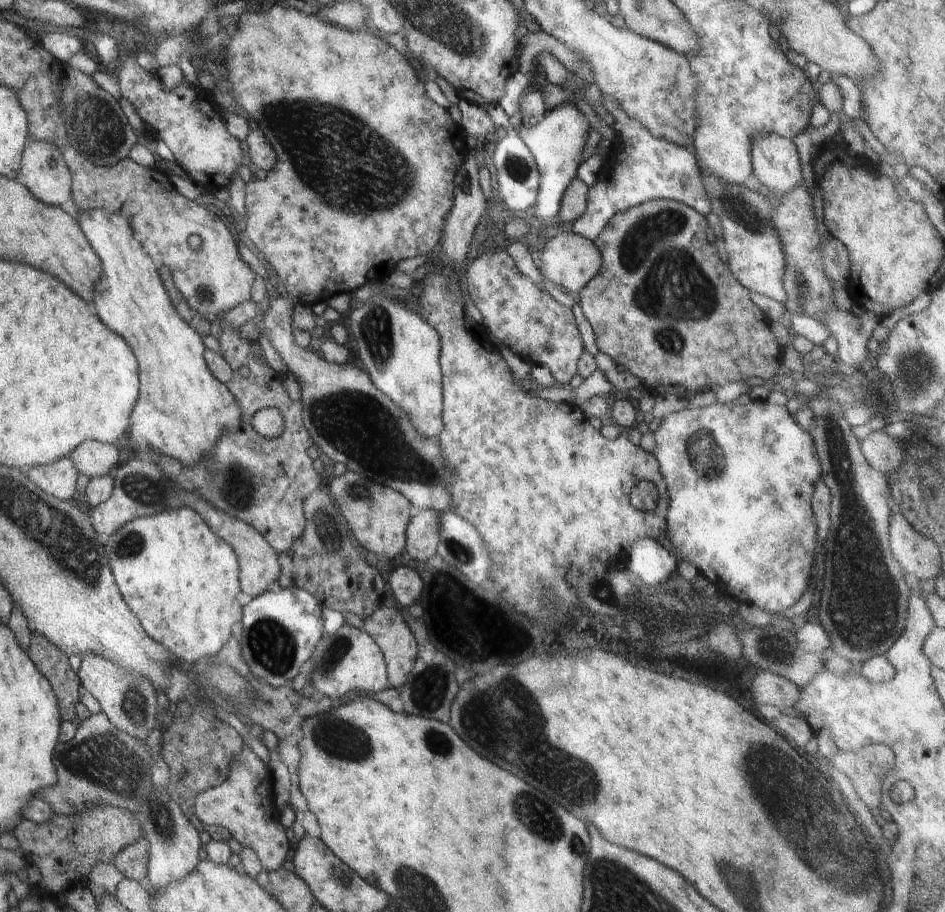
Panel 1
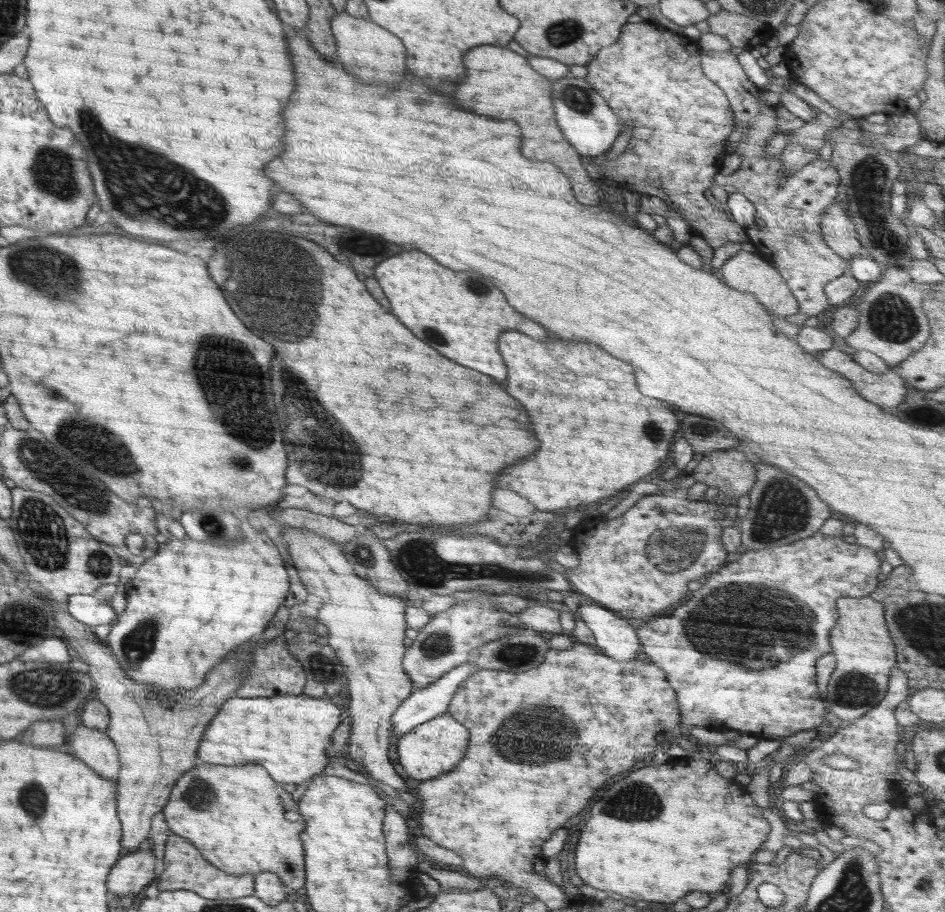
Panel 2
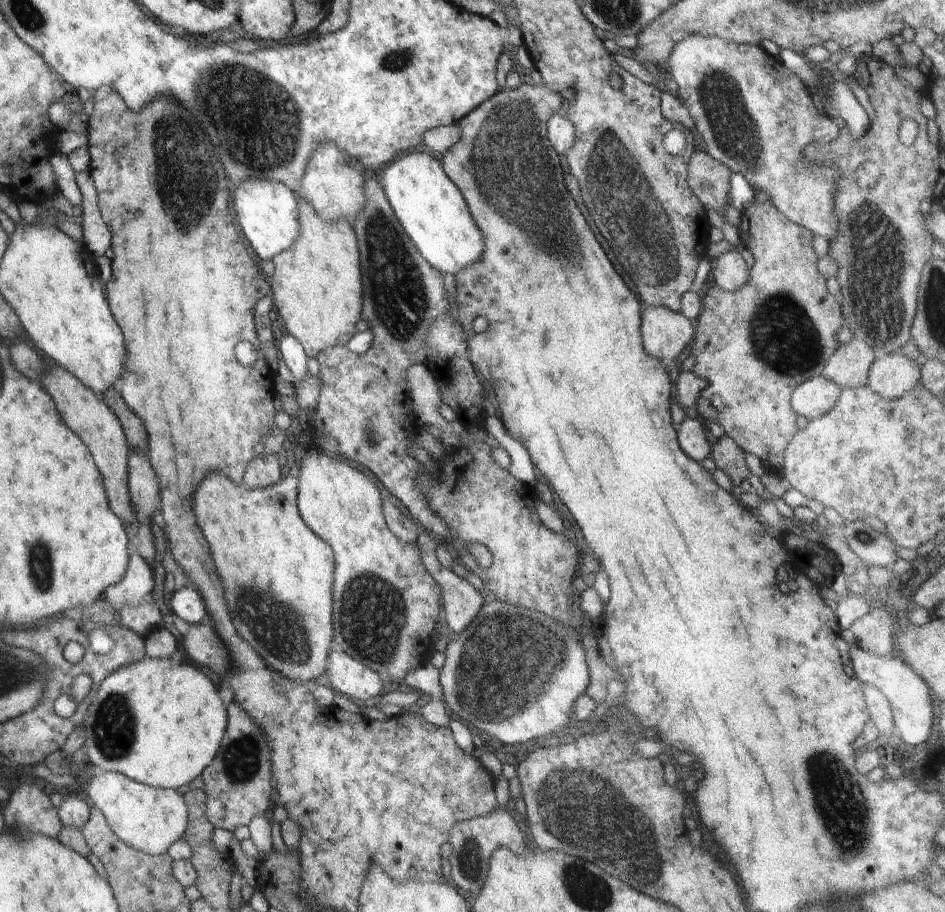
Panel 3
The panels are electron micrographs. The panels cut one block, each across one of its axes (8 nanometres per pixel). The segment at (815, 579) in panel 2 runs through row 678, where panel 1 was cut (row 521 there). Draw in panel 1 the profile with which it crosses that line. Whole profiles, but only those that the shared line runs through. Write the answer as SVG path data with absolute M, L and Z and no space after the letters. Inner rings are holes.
M767 401L746 403L746 406L740 406L740 404L714 404L714 406L711 405L706 408L698 409L688 407L682 411L668 413L662 418L659 428L654 433L656 446L653 453L657 458L660 472L665 478L668 486L668 492L670 492L670 498L672 498L672 502L670 502L670 510L668 510L668 526L670 526L670 534L672 534L672 544L678 548L680 556L682 556L684 560L694 562L698 570L700 570L699 573L710 583L713 583L717 588L722 586L726 592L728 592L728 588L730 588L730 594L734 592L734 598L738 598L738 600L736 600L738 604L741 605L744 604L744 602L748 602L748 604L754 604L754 606L758 606L758 608L762 608L762 610L766 610L766 612L770 612L770 614L776 614L776 612L782 612L782 610L790 608L792 604L796 604L796 602L804 596L804 592L810 588L810 576L812 576L812 564L814 564L814 550L816 550L816 524L814 524L814 514L812 514L810 498L812 498L812 492L814 492L814 483L821 478L822 467L818 460L815 444L811 435L805 432L802 428L800 428L800 426L798 426L798 424L796 424L796 422L794 422L793 414L790 413L787 408L782 408L780 405L771 405ZM744 556L746 556L746 600L744 600ZM742 600L744 600L744 602L742 602Z

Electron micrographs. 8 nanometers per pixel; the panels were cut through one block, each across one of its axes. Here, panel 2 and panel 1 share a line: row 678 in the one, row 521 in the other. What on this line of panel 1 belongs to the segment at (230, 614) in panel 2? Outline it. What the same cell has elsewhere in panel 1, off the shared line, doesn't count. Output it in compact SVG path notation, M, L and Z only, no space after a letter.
M184 507L176 512L178 514L161 513L134 519L114 535L105 537L104 542L118 588L122 584L121 595L126 596L126 604L142 616L145 631L172 650L179 660L198 664L213 657L229 641L232 626L242 618L243 606L236 600L240 592L240 567L234 549L224 544L224 540L218 540L195 510Z

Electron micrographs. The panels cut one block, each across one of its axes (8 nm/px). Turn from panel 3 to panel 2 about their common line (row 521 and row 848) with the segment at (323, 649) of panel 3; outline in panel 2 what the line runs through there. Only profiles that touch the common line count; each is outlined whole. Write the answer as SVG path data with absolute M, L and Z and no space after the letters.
M200 764L179 778L171 792L167 804L162 809L168 828L172 833L190 840L215 868L235 876L242 874L256 876L262 872L273 872L280 877L280 881L287 886L288 891L296 891L304 887L305 860L301 834L306 822L299 814L299 807L291 794L282 787L281 783L272 780L268 772L262 770L262 766Z

